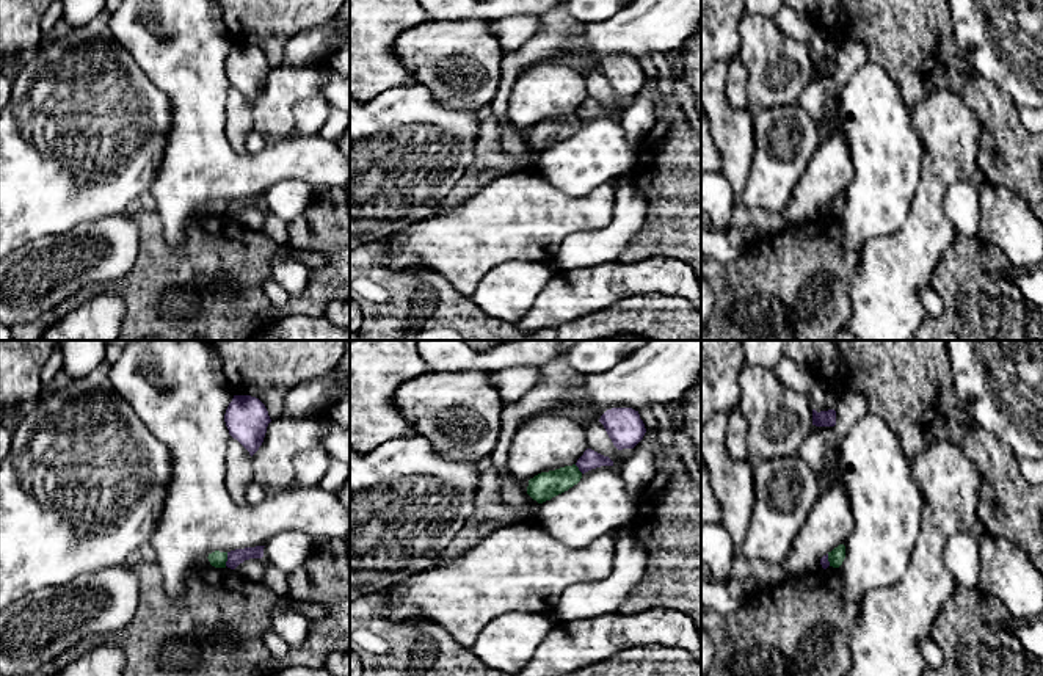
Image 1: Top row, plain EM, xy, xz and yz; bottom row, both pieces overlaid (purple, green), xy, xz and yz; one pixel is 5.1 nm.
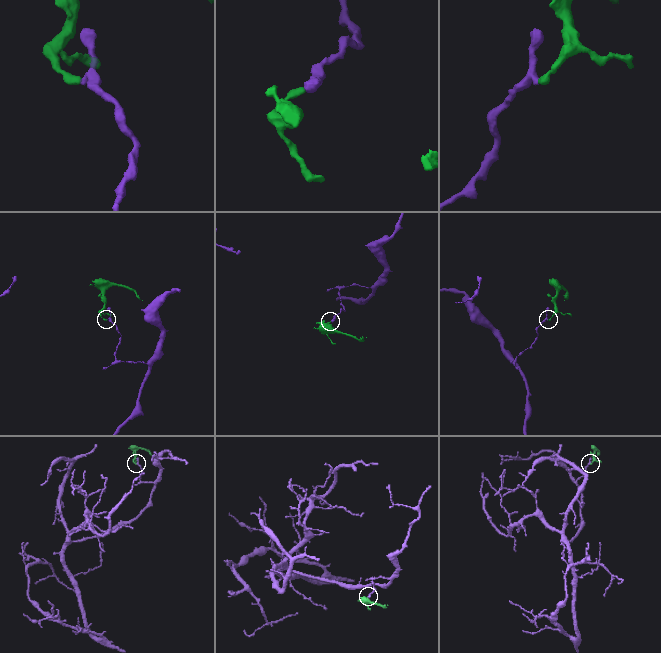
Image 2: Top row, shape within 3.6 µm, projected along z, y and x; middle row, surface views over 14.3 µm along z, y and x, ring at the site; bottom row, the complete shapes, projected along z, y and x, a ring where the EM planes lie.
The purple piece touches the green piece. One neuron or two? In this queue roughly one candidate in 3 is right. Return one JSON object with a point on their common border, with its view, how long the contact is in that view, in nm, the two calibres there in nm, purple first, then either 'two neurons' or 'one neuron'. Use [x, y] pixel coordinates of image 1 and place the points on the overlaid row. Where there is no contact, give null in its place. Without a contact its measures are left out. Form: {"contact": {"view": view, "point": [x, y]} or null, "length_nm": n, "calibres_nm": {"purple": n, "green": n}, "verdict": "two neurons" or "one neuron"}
{"contact": {"view": "xy", "point": [228, 559]}, "length_nm": 70, "calibres_nm": {"purple": 80, "green": 90}, "verdict": "two neurons"}

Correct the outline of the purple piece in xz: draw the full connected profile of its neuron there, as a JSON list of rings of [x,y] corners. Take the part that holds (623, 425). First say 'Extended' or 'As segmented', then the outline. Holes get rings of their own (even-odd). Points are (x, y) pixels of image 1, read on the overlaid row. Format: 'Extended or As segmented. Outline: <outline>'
As segmented. Outline: [[[632,408],[607,409],[599,422],[618,450],[634,449],[645,436],[646,428],[638,411]]]

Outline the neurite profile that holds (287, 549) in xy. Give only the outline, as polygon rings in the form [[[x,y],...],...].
[[[298,530],[276,533],[263,547],[263,558],[289,574],[298,568],[312,551],[312,540]]]

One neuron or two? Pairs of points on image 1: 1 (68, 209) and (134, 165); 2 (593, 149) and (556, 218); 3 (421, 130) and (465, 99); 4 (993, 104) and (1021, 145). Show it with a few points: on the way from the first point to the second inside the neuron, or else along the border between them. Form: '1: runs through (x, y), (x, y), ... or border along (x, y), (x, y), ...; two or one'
1: runs through (83, 193), (104, 179), (118, 179); one
2: border along (538, 173), (570, 196), (585, 196), (604, 185); two
3: border along (421, 87), (449, 107), (486, 112); two
4: runs through (998, 113), (1001, 124), (1012, 135); one

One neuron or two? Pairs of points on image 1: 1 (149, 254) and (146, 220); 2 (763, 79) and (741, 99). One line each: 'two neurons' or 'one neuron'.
1: one neuron
2: two neurons

